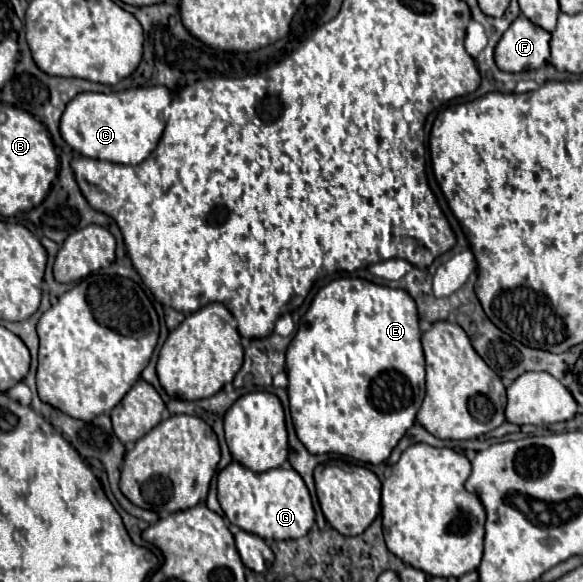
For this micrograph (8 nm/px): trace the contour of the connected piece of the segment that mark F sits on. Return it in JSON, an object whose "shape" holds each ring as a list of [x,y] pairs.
{"shape":[[[519,16],[495,46],[495,64],[503,72],[537,70],[549,60],[551,34]]]}

